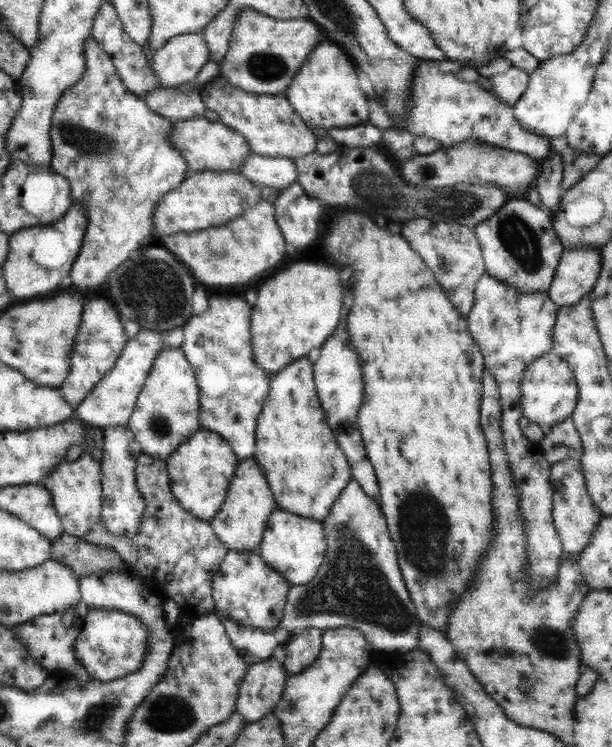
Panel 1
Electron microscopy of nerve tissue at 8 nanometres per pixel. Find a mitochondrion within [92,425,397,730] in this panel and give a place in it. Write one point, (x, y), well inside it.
(252, 694)

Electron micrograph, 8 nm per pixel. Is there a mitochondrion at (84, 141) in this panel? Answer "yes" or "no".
yes

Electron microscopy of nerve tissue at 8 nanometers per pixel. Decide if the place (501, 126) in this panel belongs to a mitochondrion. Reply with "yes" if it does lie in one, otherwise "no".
no

